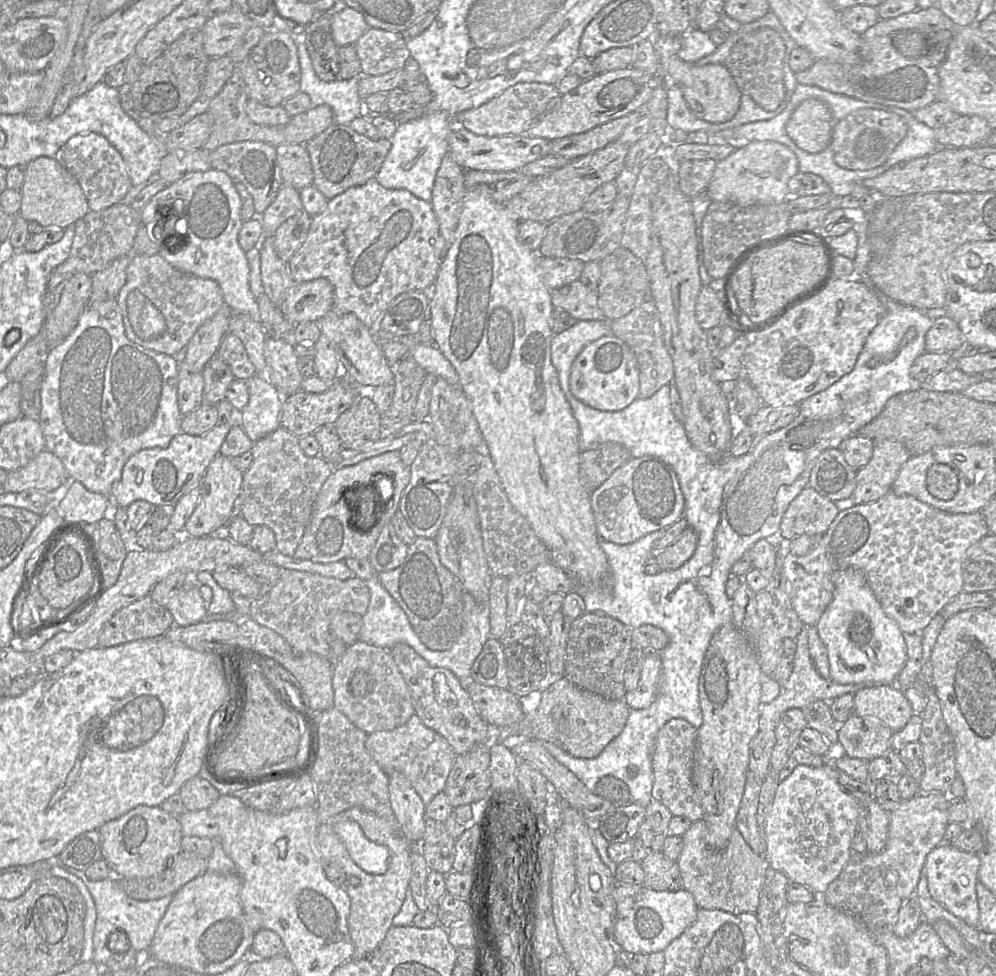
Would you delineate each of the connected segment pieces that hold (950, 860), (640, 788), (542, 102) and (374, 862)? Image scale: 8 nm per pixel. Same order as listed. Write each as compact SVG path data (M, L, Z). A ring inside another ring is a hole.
M943 842L927 854L923 867L932 898L967 925L975 928L980 916L976 895L979 866L978 853L964 852L949 842Z
M876 288L872 289L884 305L884 315L865 341L854 369L827 389L802 401L799 404L799 414L789 425L755 437L754 444L746 454L739 457L726 455L718 461L711 461L691 445L683 423L672 412L670 385L664 385L648 399L637 398L628 407L616 412L594 409L574 397L570 390L572 364L586 346L611 334L611 322L607 320L577 321L569 329L553 335L551 362L558 373L561 390L579 425L579 449L581 453L606 442L616 442L626 447L632 458L652 456L667 463L675 471L685 499L683 517L688 522L689 527L698 534L697 548L684 565L676 570L663 570L656 575L646 574L644 568L647 560L652 556L653 544L664 536L667 528L659 529L625 545L608 542L598 536L599 544L608 559L609 574L597 583L578 584L575 589L585 601L586 613L604 612L606 615L621 621L629 629L636 629L647 624L653 625L662 629L669 637L668 645L659 652L662 661L662 673L654 701L648 708L630 709L623 731L596 758L575 758L556 743L538 741L560 764L582 781L591 793L595 792L596 784L602 777L611 775L626 783L632 802L645 808L650 804L653 799L654 781L652 756L659 730L674 718L685 719L696 729L699 729L703 723L699 698L699 678L703 660L713 635L723 625L732 622L732 599L729 599L725 592L732 566L758 540L778 538L783 514L789 504L805 488L810 487L811 470L824 450L830 447L838 447L843 440L858 433L861 428L881 413L887 401L893 396L921 388L921 381L911 377L910 369L915 359L926 352L925 337L934 320L923 311L898 303ZM912 327L916 329L916 337L907 342L904 335ZM874 357L881 357L881 363L870 368L867 363ZM655 593L660 594L660 600L657 603L652 600L652 594Z
M518 83L480 107L459 113L456 125L481 136L522 135L545 114L548 103L559 95L556 85Z
M360 807L345 810L319 824L317 850L323 867L329 865L346 875L346 892L351 900L348 928L354 945L354 954L351 960L367 957L382 942L392 926L393 918L400 911L409 888L413 849L414 844L402 834L397 819L384 819ZM346 820L355 821L371 841L371 846L359 848L358 865L334 832L334 826Z

